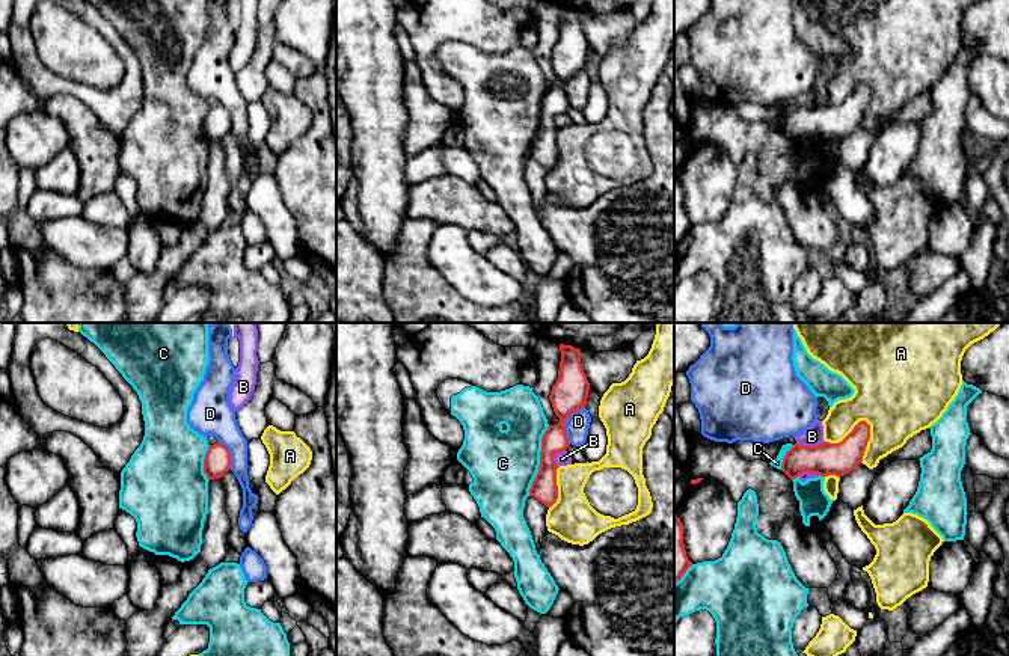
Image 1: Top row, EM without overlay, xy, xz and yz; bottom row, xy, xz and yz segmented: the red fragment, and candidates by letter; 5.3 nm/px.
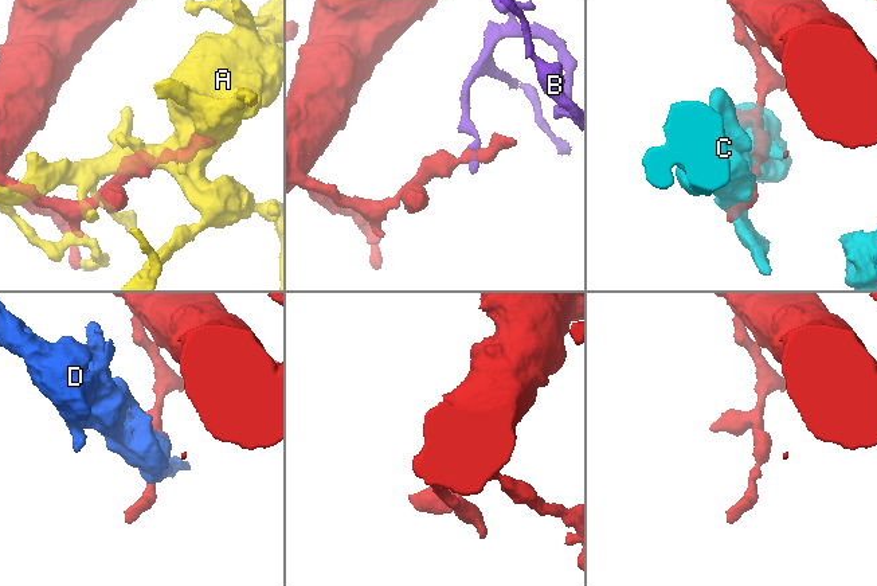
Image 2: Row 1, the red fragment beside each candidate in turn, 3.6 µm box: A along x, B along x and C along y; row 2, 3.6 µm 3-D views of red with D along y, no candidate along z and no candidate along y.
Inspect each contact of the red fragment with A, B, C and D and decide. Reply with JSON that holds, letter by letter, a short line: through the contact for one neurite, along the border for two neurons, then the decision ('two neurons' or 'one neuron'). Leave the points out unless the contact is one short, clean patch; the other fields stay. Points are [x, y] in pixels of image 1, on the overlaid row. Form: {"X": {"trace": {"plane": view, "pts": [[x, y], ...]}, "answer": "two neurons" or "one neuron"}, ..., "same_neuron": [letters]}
{"A": {"answer": "two neurons"}, "B": {"trace": {"plane": "yz", "pts": [[824, 441], [815, 445], [797, 444]]}, "answer": "two neurons"}, "C": {"answer": "two neurons"}, "D": {"answer": "two neurons"}, "same_neuron": []}

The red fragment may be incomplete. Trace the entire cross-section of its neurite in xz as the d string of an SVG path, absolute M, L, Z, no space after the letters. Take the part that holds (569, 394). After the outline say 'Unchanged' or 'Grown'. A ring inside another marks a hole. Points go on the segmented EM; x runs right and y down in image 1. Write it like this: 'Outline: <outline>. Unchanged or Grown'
Outline: M560 344L560 351L558 379L549 395L560 422L549 425L541 437L540 466L529 489L529 496L534 496L546 507L552 507L558 499L558 466L554 457L570 445L564 422L573 412L585 407L590 389L581 363L581 350Z. Unchanged

